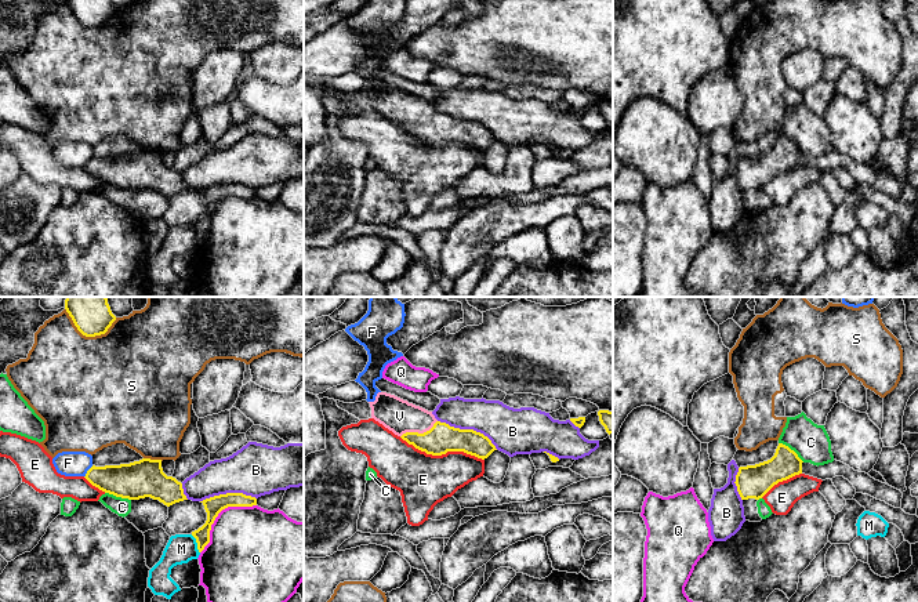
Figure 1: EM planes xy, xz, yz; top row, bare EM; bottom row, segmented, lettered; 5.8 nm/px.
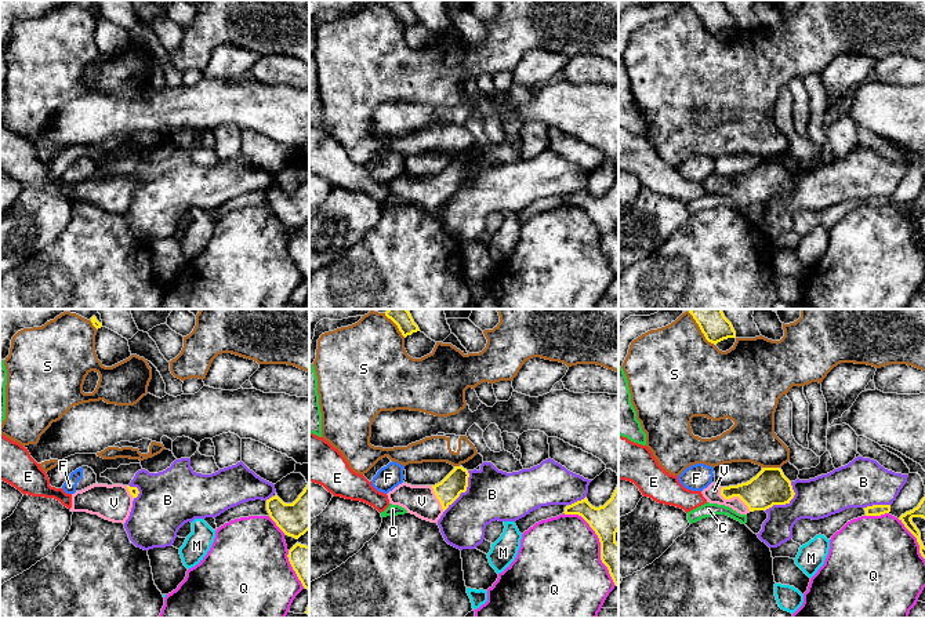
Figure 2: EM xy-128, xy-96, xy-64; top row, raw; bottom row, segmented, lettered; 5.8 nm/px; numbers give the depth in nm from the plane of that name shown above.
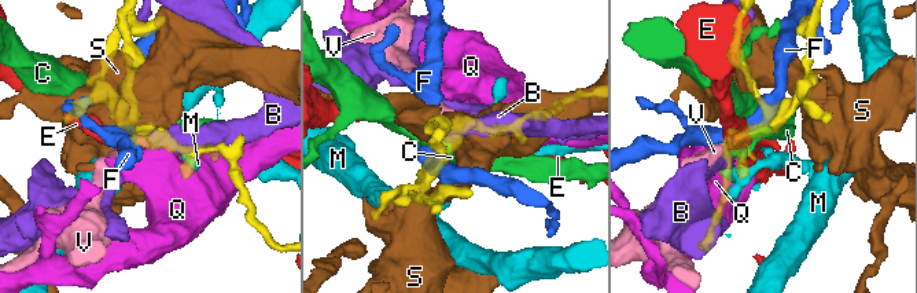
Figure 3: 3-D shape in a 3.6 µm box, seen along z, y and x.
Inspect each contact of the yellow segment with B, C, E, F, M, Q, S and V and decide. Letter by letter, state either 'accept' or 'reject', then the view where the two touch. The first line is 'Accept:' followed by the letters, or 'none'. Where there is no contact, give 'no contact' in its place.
Accept: V
B: reject; meets yellow in xz
C: reject; meets yellow in yz
E: reject; meets yellow in xz
F: reject; meets yellow in xy
M: reject; meets yellow in xy
Q: reject; meets yellow in xy
S: reject; meets yellow in xy
V: accept; meets yellow in xz

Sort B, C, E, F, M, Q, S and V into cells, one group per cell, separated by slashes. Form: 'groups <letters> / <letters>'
groups B / C / E / F / M / Q / S / V

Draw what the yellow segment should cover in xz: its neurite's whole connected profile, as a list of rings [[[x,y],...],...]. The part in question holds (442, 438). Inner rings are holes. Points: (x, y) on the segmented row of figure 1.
[[[378,392],[375,400],[369,403],[371,418],[427,454],[442,456],[447,452],[464,452],[485,460],[497,450],[483,434],[440,423],[432,411],[395,395]]]

